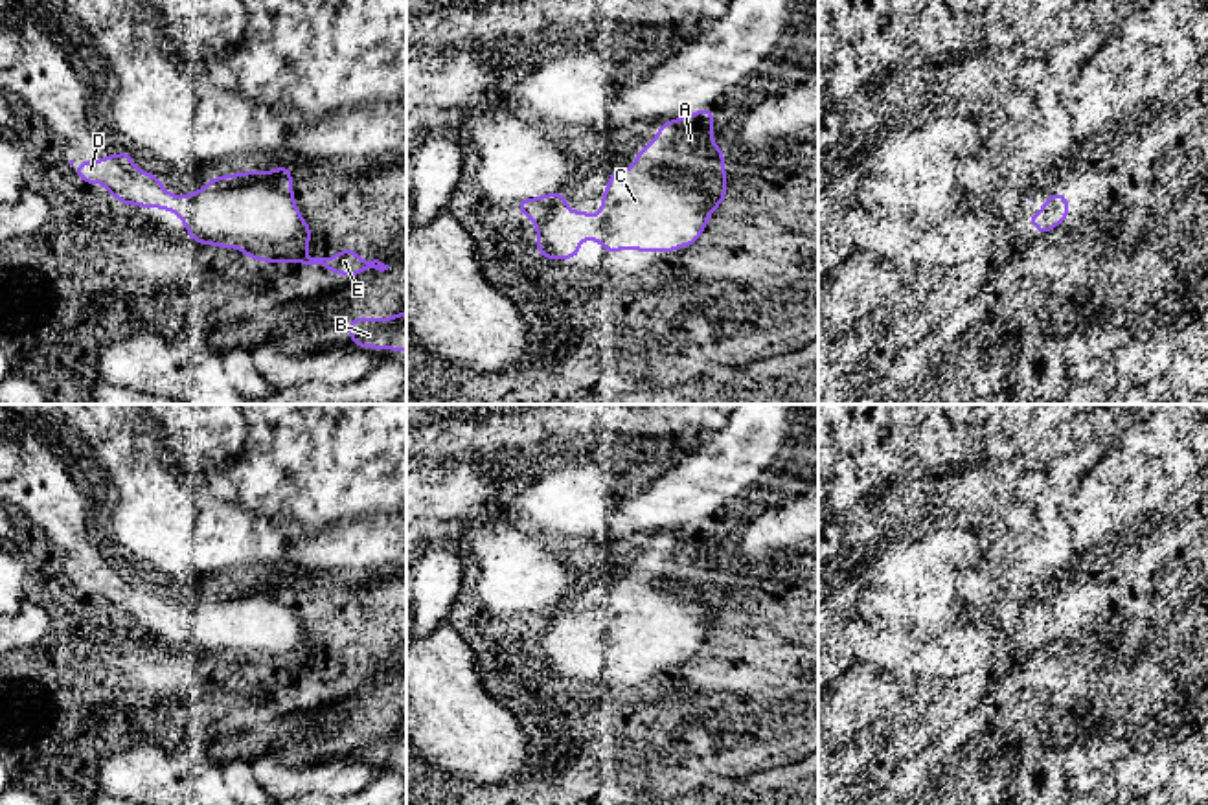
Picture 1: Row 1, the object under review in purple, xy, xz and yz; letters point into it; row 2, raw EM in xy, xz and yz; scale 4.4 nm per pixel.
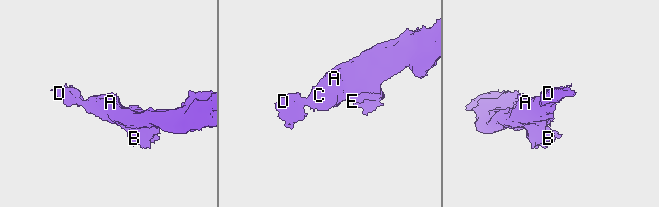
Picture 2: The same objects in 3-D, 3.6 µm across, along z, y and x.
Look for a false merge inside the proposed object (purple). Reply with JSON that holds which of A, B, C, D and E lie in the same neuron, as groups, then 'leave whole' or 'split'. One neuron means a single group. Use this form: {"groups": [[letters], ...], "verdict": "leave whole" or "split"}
{"groups": [["A", "B", "C", "D", "E"]], "verdict": "leave whole"}

